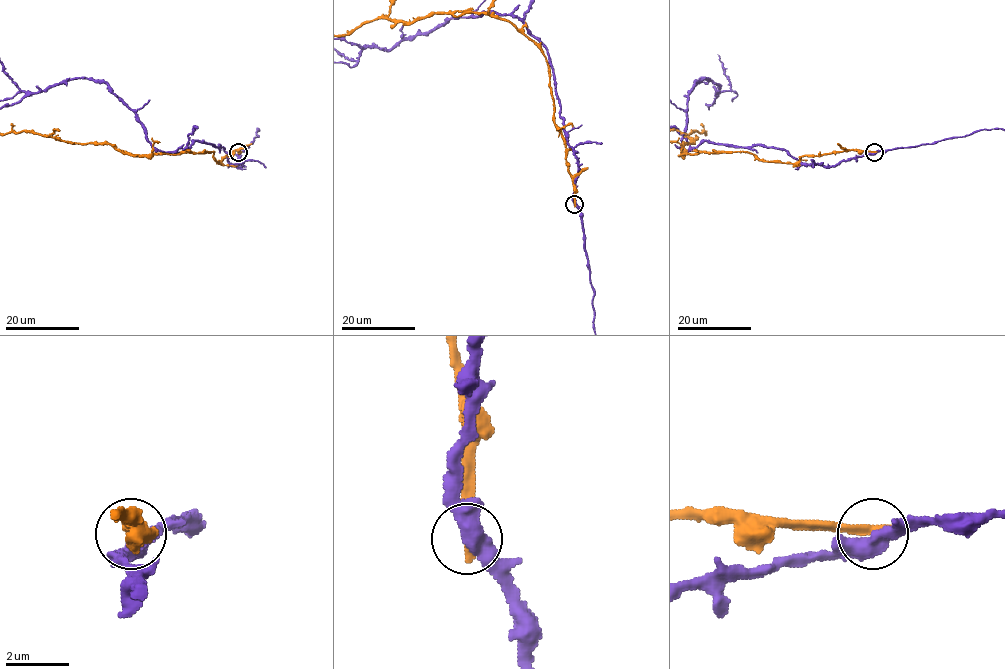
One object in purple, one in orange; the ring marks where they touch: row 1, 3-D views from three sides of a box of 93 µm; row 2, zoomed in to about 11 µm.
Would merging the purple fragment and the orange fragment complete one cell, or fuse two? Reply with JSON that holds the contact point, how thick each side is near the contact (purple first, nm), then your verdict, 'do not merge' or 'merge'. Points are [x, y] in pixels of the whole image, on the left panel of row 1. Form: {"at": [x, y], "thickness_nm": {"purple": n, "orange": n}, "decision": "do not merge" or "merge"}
{"at": [238, 152], "thickness_nm": {"purple": 480, "orange": 340}, "decision": "do not merge"}

